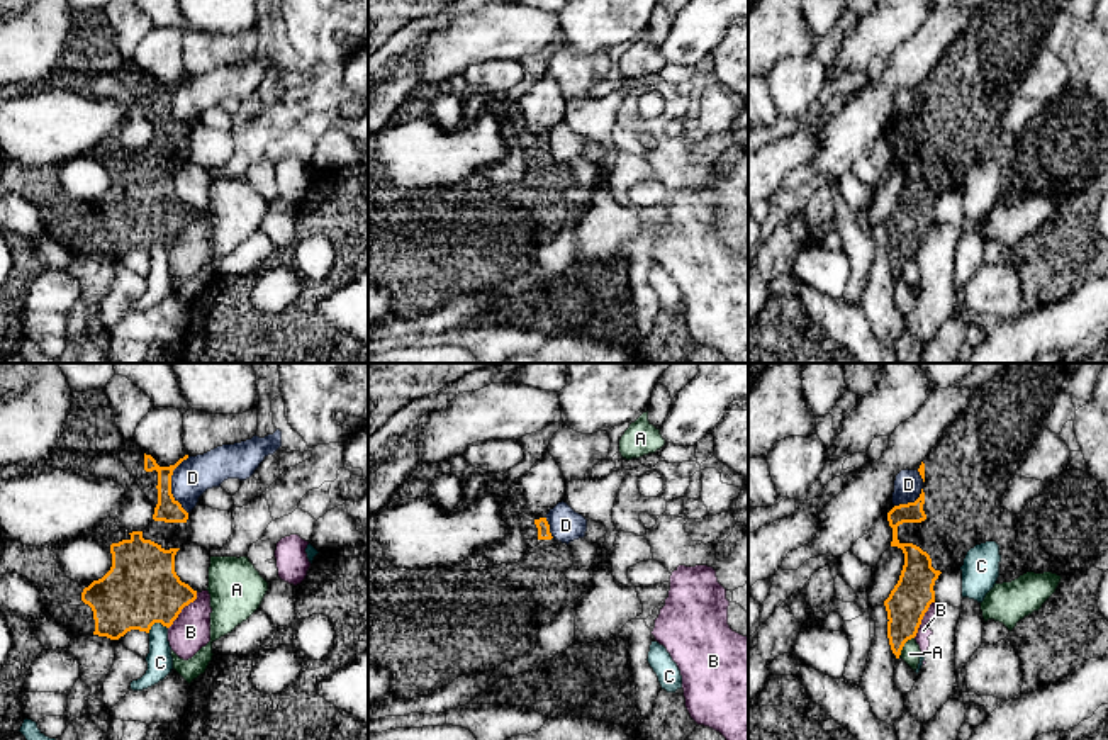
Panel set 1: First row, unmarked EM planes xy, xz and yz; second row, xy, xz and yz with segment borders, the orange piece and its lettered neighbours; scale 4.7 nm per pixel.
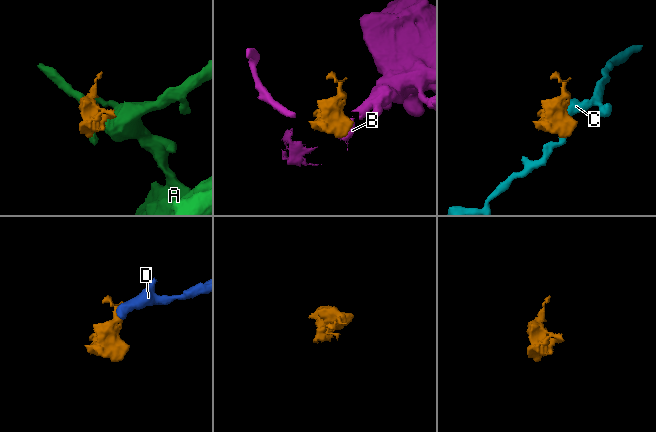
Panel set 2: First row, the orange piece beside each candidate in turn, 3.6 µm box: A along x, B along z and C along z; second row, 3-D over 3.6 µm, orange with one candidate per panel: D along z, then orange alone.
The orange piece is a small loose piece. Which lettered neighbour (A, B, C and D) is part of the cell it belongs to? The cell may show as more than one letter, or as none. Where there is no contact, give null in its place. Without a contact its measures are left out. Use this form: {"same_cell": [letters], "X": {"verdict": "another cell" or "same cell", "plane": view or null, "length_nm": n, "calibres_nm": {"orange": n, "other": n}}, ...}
{"same_cell": [], "A": {"verdict": "another cell", "plane": "yz", "length_nm": 120, "calibres_nm": {"orange": 190, "other": 90}}, "B": {"verdict": "another cell", "plane": "xy", "length_nm": 220, "calibres_nm": {"orange": 360, "other": 180}}, "C": {"verdict": "another cell", "plane": "xy", "length_nm": 100, "calibres_nm": {"orange": 360, "other": 130}}, "D": {"verdict": "another cell", "plane": "xy", "length_nm": 280, "calibres_nm": {"orange": 120, "other": 180}}}

